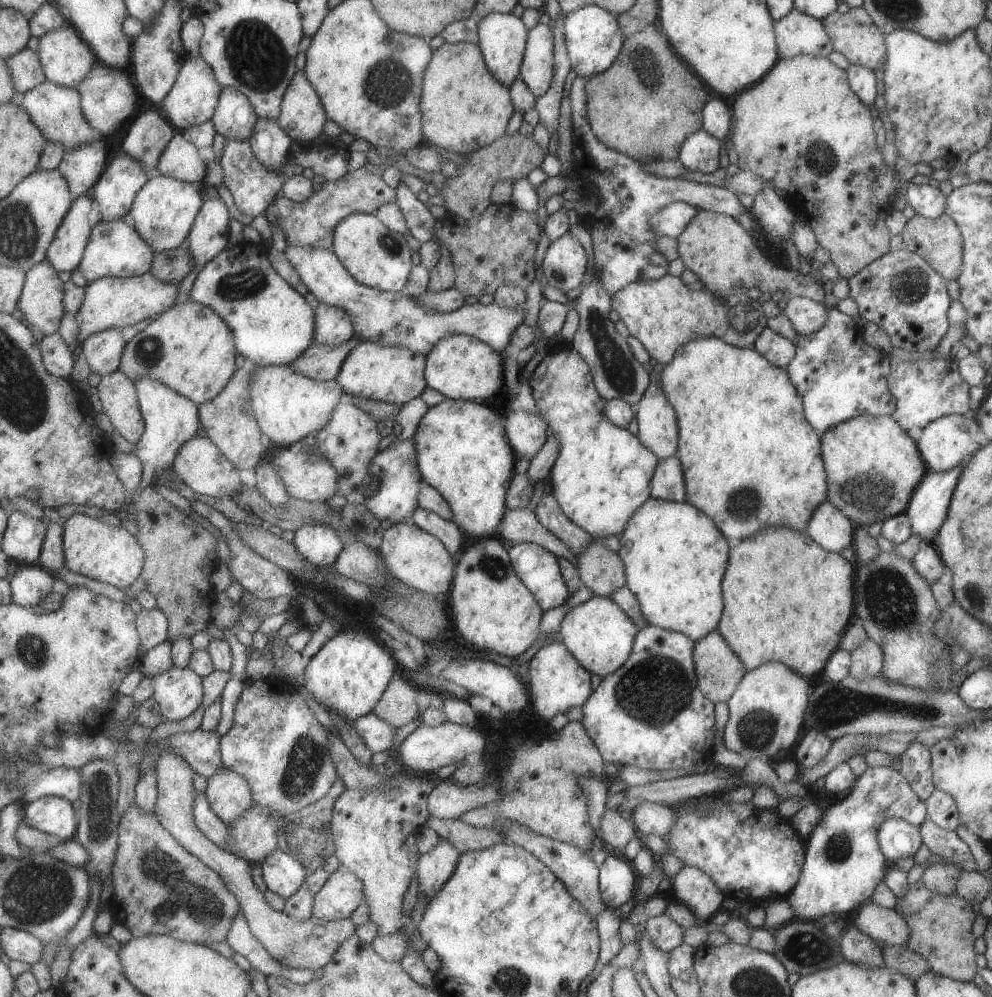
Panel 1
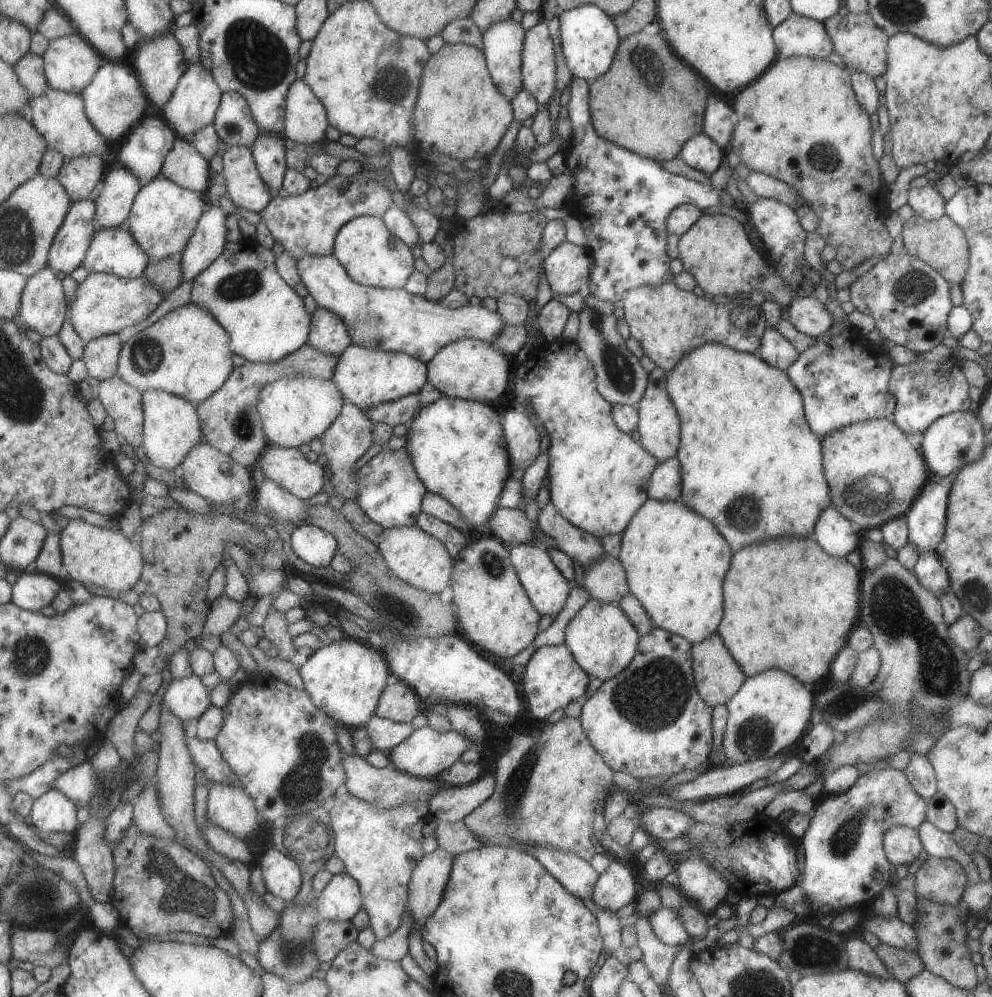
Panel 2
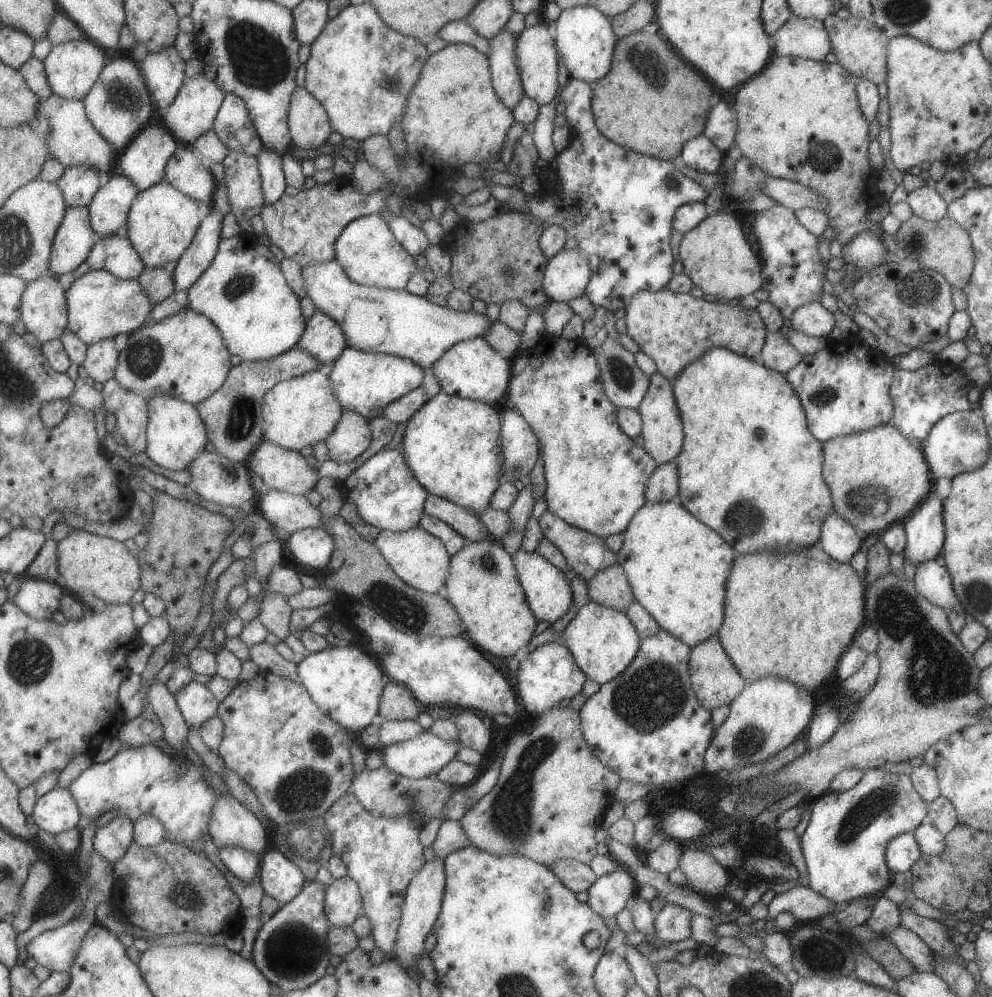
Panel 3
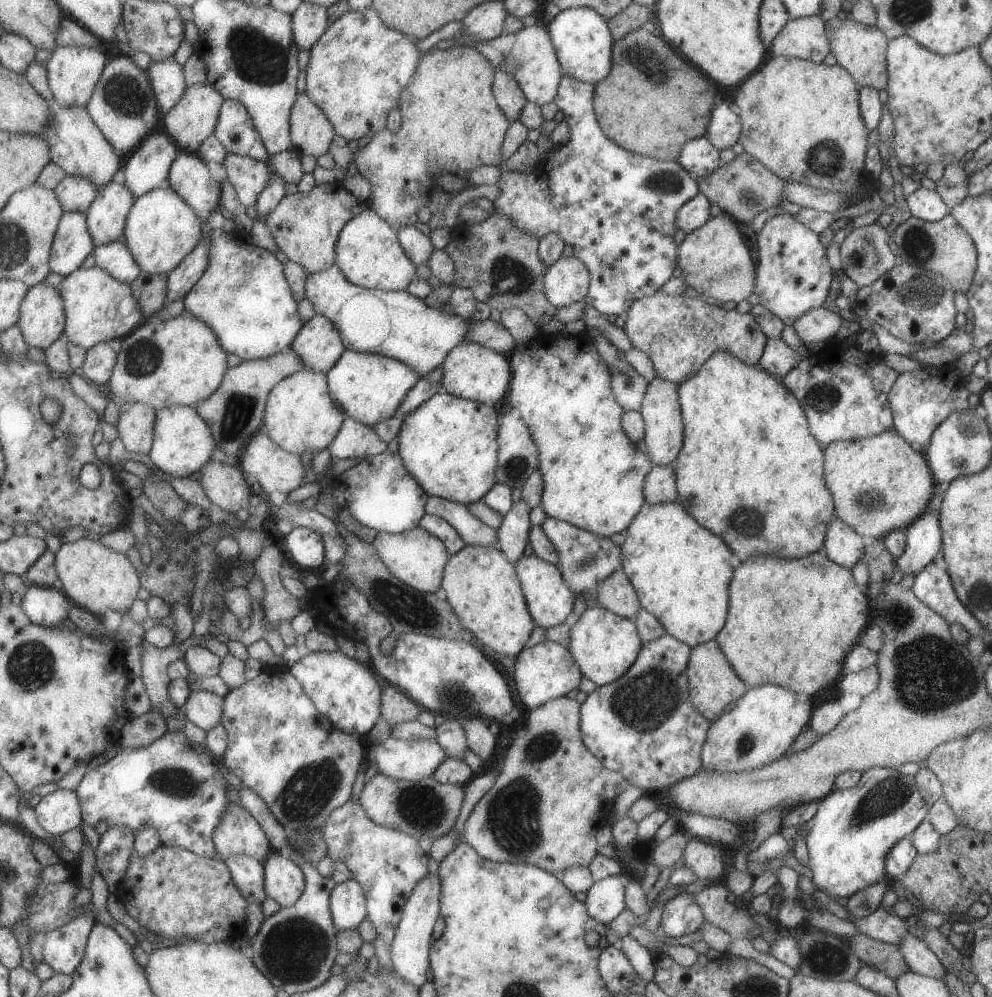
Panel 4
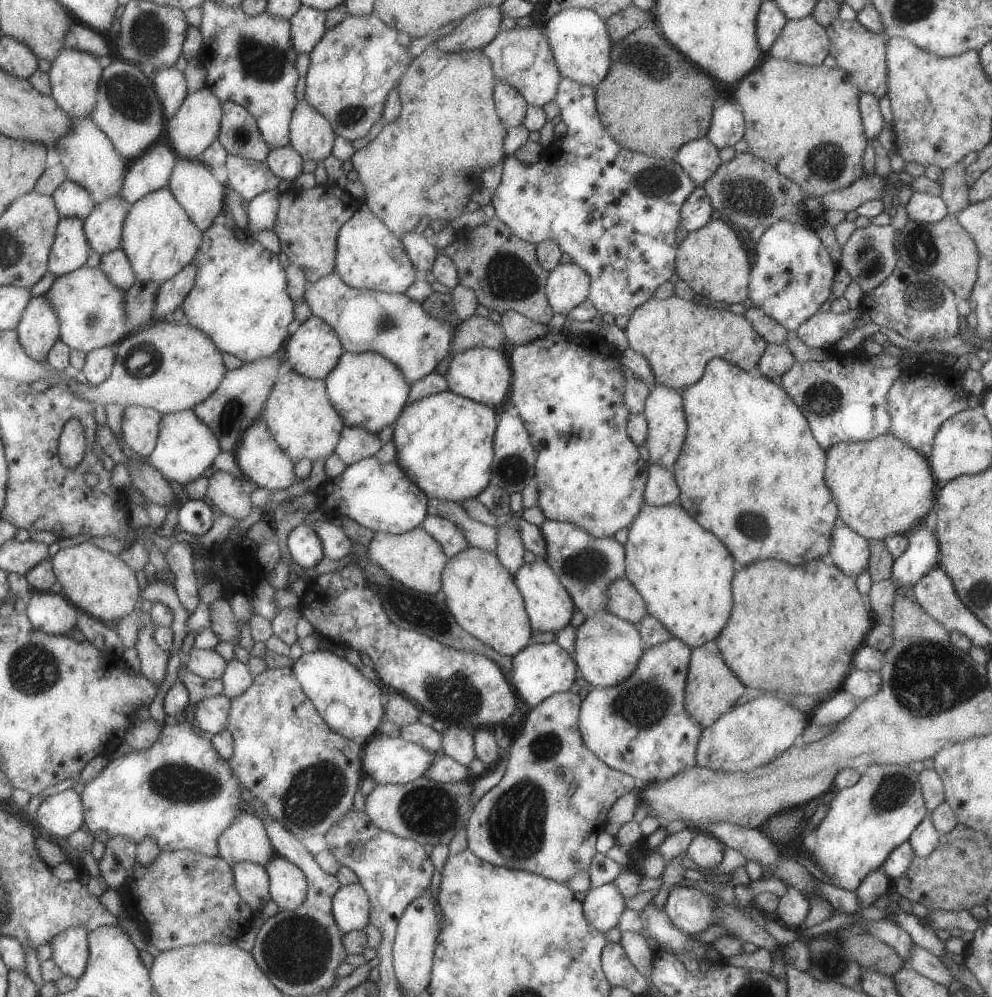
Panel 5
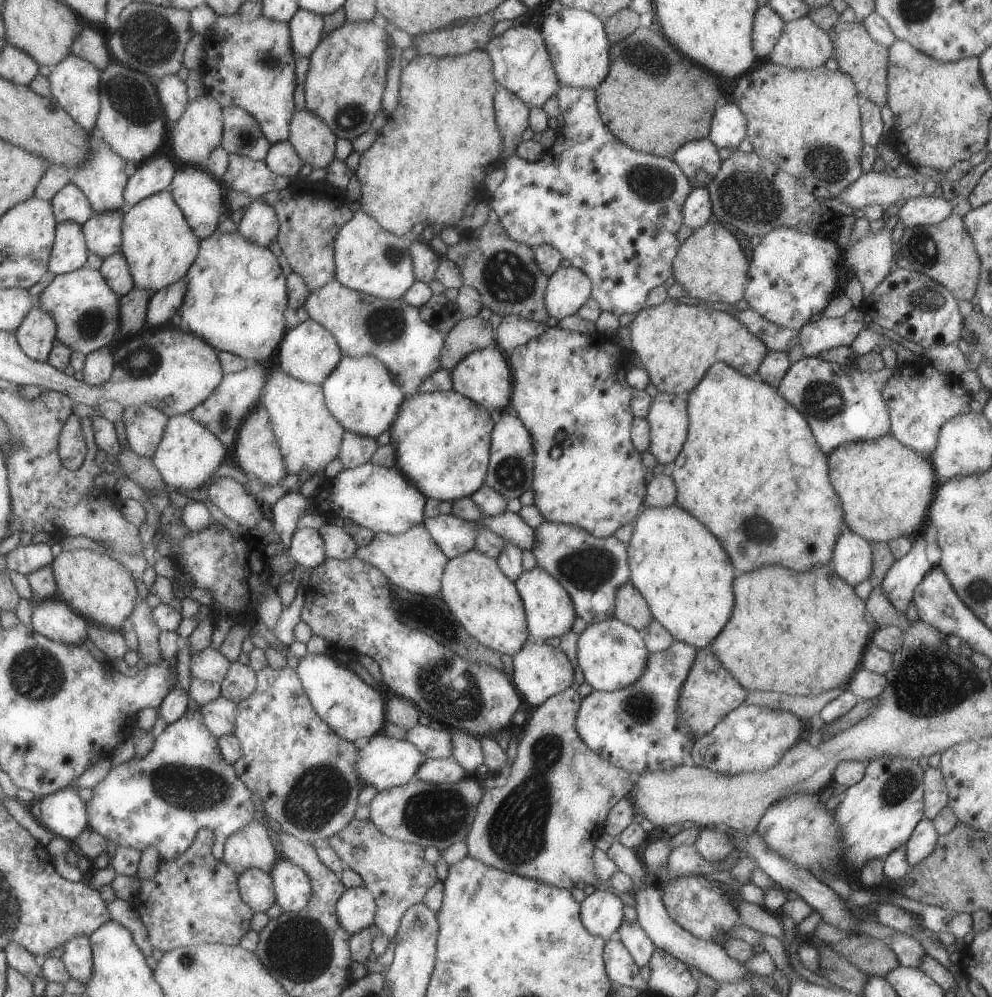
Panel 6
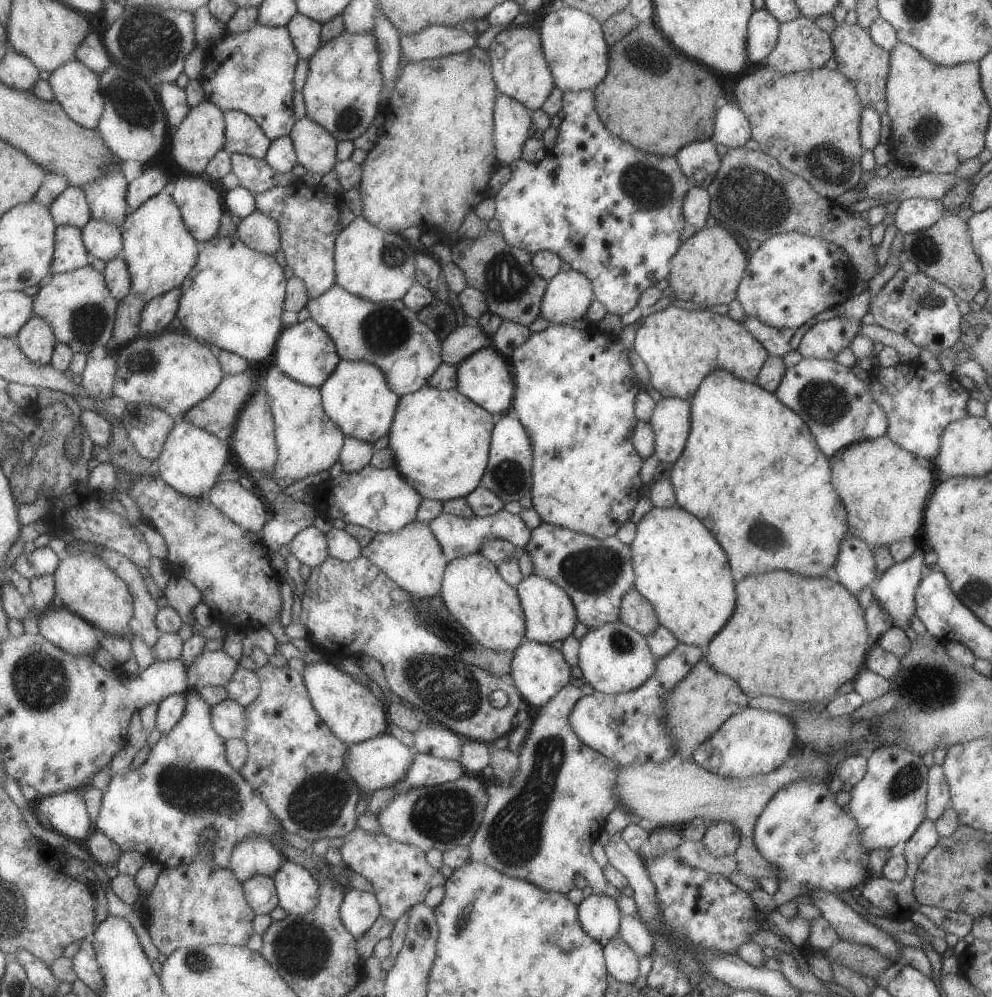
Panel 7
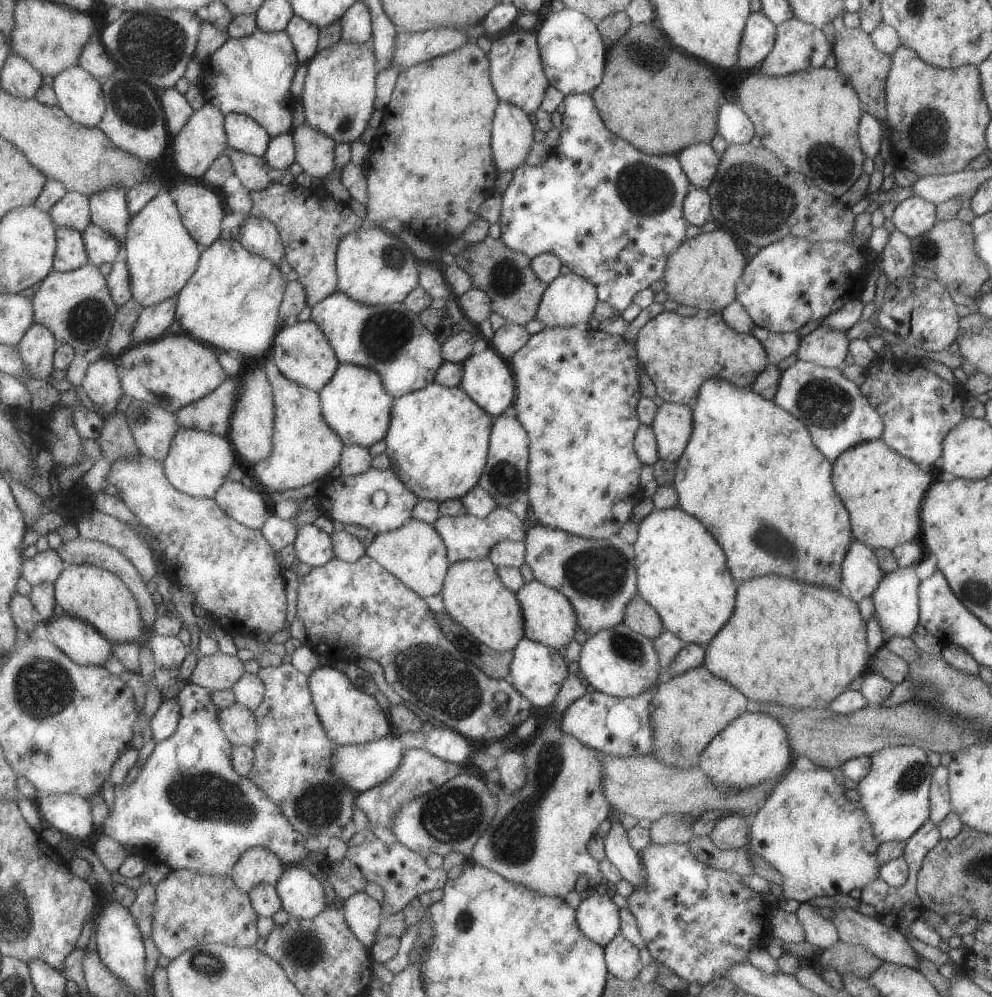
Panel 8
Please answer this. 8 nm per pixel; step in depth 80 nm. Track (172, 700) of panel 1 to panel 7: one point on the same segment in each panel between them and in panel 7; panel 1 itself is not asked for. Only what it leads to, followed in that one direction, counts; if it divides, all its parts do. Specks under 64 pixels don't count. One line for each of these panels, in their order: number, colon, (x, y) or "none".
2: (186, 698)
3: (195, 702)
4: (202, 709)
5: (210, 715)
6: (217, 715)
7: (228, 718)

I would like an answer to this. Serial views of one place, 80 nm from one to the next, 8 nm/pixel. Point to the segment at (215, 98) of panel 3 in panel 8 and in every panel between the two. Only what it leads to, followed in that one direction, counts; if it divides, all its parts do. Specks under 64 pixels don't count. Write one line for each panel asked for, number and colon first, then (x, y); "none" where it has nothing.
4: (193, 119)
5: (196, 126)
6: (194, 135)
7: (201, 133)
8: (202, 140)

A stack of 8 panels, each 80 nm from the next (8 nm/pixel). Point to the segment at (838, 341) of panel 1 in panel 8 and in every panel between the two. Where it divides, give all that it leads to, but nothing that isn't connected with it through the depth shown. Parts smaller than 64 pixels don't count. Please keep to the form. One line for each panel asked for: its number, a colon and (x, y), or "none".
2: (842, 378)
3: (844, 388)
4: (845, 398)
5: (843, 399)
6: (841, 404)
7: (837, 407)
8: (838, 417)

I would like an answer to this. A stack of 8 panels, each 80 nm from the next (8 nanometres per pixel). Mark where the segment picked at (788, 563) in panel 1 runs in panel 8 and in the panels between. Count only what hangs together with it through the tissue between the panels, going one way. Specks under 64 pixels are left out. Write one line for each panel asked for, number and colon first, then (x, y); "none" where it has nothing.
2: (787, 604)
3: (792, 614)
4: (790, 622)
5: (776, 640)
6: (798, 634)
7: (800, 638)
8: (787, 643)

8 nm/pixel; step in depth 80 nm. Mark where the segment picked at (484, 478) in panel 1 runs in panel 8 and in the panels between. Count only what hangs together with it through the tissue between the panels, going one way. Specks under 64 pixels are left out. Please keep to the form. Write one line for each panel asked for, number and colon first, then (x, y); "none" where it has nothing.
2: (457, 448)
3: (452, 446)
4: (448, 445)
5: (443, 442)
6: (441, 440)
7: (440, 440)
8: (437, 438)

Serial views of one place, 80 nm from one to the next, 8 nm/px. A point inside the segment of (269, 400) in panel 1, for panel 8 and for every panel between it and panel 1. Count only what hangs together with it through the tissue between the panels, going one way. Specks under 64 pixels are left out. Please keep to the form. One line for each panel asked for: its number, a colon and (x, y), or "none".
2: (292, 411)
3: (301, 411)
4: (299, 416)
5: (297, 412)
6: (308, 437)
7: (307, 442)
8: (304, 448)

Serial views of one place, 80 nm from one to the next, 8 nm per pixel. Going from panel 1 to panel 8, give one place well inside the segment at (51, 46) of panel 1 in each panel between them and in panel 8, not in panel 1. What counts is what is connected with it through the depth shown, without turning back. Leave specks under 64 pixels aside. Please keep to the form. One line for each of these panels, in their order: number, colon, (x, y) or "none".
2: (71, 62)
3: (72, 68)
4: (74, 71)
5: (75, 76)
6: (76, 83)
7: (78, 89)
8: (81, 95)

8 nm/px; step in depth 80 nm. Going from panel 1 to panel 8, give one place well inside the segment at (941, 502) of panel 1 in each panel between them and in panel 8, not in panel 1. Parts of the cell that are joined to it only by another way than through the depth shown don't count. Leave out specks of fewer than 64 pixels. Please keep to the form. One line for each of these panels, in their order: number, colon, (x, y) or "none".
2: (926, 518)
3: (924, 530)
4: (923, 544)
5: (922, 550)
6: (905, 573)
7: (895, 592)
8: (895, 599)

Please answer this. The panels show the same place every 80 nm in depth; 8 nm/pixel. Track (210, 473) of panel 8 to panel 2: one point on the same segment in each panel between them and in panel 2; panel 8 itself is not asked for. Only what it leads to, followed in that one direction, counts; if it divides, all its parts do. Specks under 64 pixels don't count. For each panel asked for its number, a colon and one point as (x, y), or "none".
2: (172, 427)
3: (176, 434)
4: (183, 442)
5: (185, 448)
6: (188, 454)
7: (191, 461)

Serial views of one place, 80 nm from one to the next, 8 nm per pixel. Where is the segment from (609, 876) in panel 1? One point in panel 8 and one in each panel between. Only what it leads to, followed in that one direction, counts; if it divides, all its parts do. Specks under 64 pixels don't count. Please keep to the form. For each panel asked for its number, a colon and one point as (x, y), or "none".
2: (616, 887)
3: (607, 896)
4: (604, 900)
5: (602, 906)
6: (601, 913)
7: (598, 915)
8: (597, 917)

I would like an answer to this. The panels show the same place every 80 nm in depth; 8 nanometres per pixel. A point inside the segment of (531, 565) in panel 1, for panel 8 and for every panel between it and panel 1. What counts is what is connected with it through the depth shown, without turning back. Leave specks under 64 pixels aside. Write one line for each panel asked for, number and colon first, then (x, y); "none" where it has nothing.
2: (547, 590)
3: (548, 594)
4: (549, 600)
5: (547, 604)
6: (549, 613)
7: (549, 616)
8: (549, 619)

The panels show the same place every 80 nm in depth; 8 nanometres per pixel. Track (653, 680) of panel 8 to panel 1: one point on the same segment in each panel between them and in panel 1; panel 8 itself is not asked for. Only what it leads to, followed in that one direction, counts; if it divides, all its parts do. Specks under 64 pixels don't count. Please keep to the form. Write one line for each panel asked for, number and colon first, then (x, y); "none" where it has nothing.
1: (596, 633)
2: (601, 639)
3: (602, 641)
4: (604, 645)
5: (606, 650)
6: (611, 655)
7: (613, 659)

